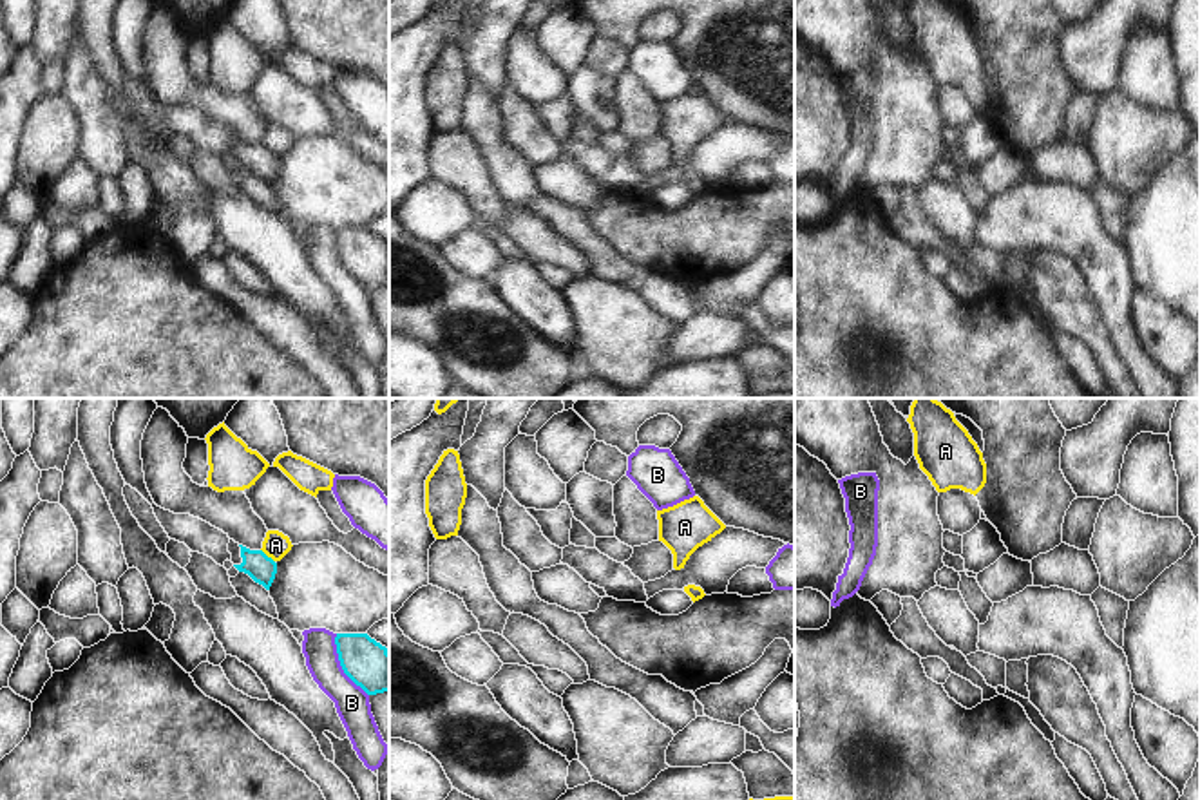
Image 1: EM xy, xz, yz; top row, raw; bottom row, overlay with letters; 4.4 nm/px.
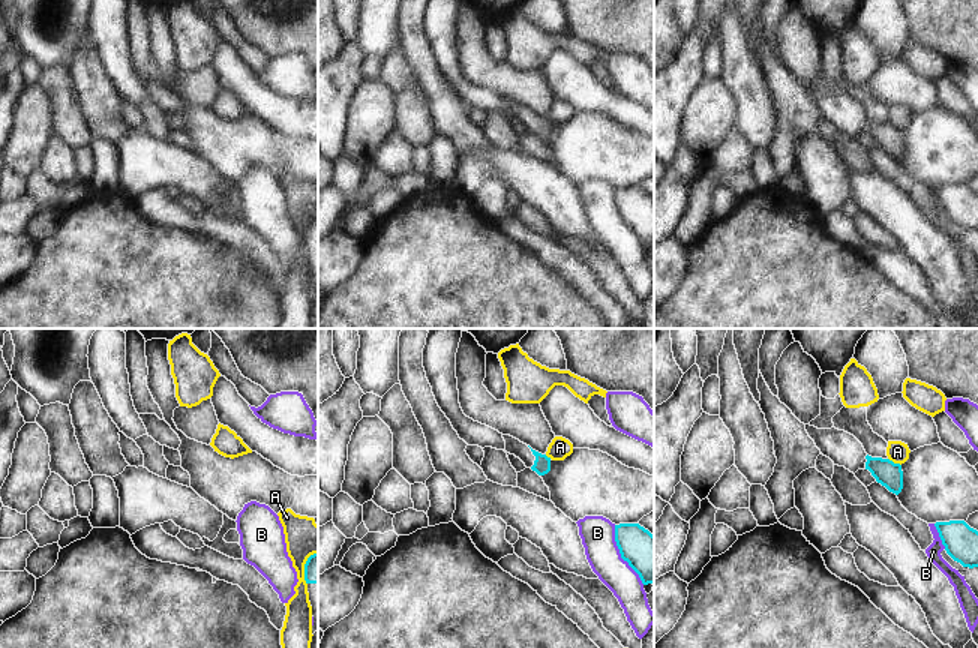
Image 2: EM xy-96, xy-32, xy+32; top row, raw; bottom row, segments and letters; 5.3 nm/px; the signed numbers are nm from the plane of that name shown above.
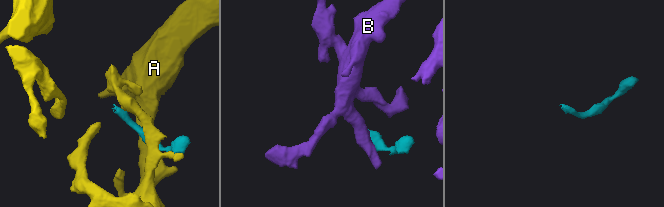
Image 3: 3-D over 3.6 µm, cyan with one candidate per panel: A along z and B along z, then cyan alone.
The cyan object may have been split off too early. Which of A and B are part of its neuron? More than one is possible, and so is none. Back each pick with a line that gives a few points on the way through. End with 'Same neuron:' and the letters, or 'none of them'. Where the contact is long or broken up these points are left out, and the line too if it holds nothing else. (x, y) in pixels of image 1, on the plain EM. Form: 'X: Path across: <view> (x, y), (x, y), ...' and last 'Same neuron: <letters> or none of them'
Same neuron: none of them

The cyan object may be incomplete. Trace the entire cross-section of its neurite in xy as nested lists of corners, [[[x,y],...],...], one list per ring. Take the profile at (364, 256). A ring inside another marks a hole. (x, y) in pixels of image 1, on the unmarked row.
[[[337,228],[344,268],[367,290],[389,286],[389,246],[367,228]]]

